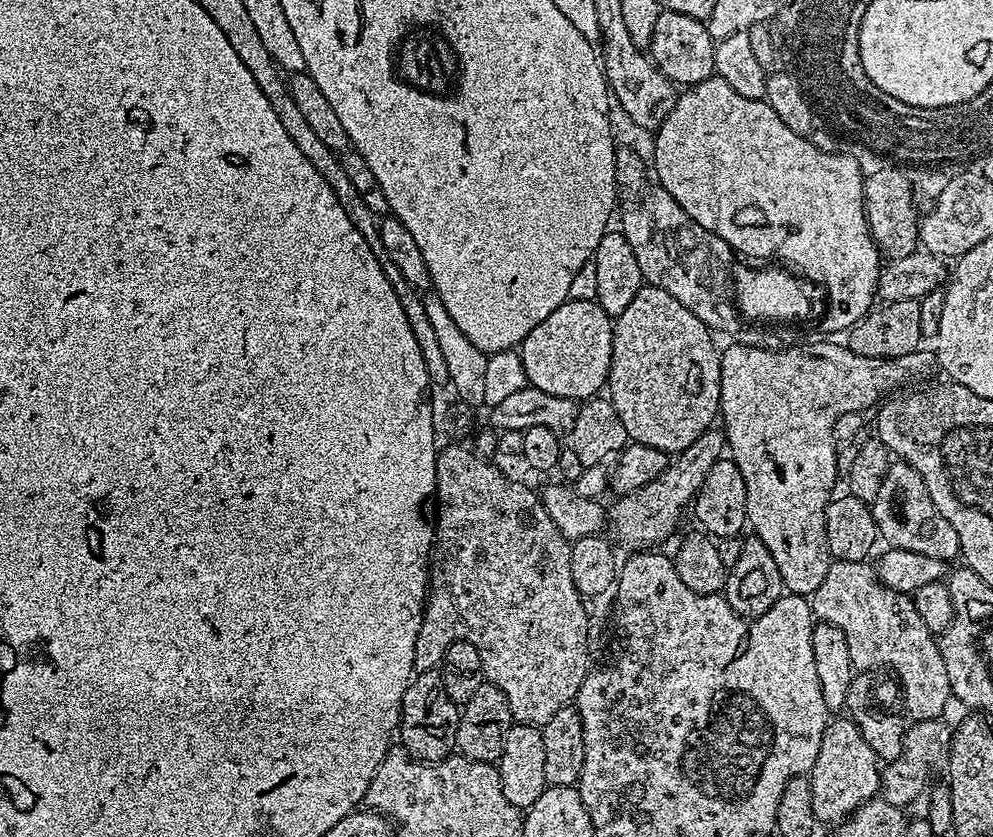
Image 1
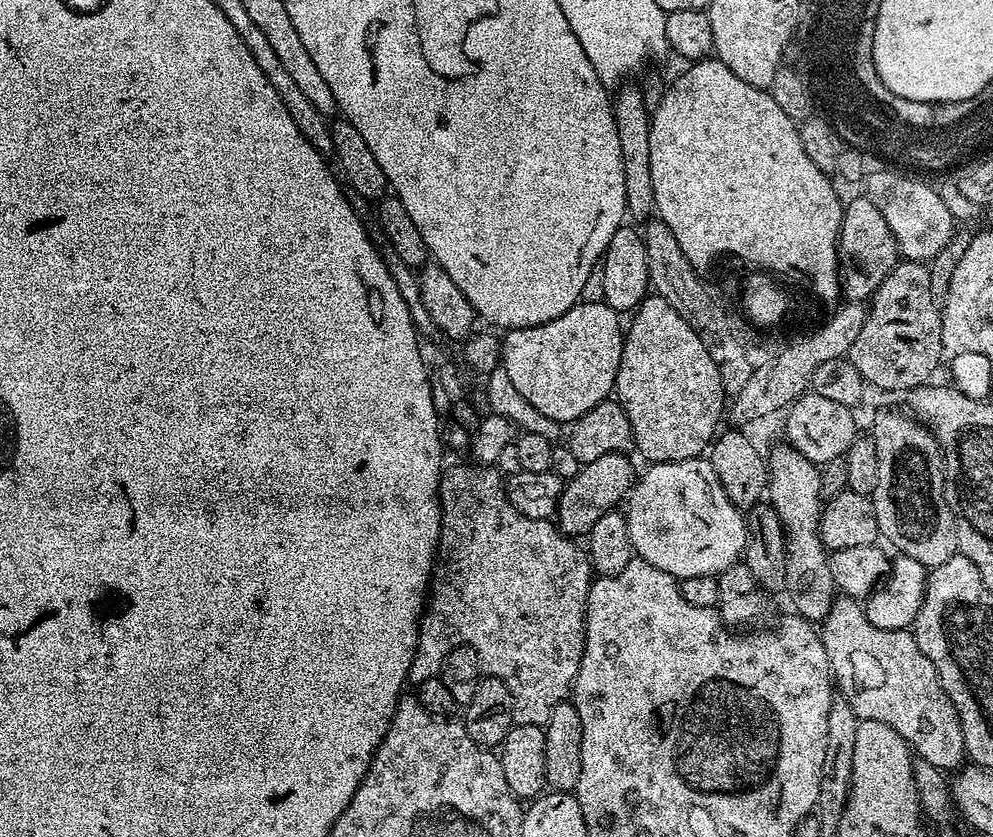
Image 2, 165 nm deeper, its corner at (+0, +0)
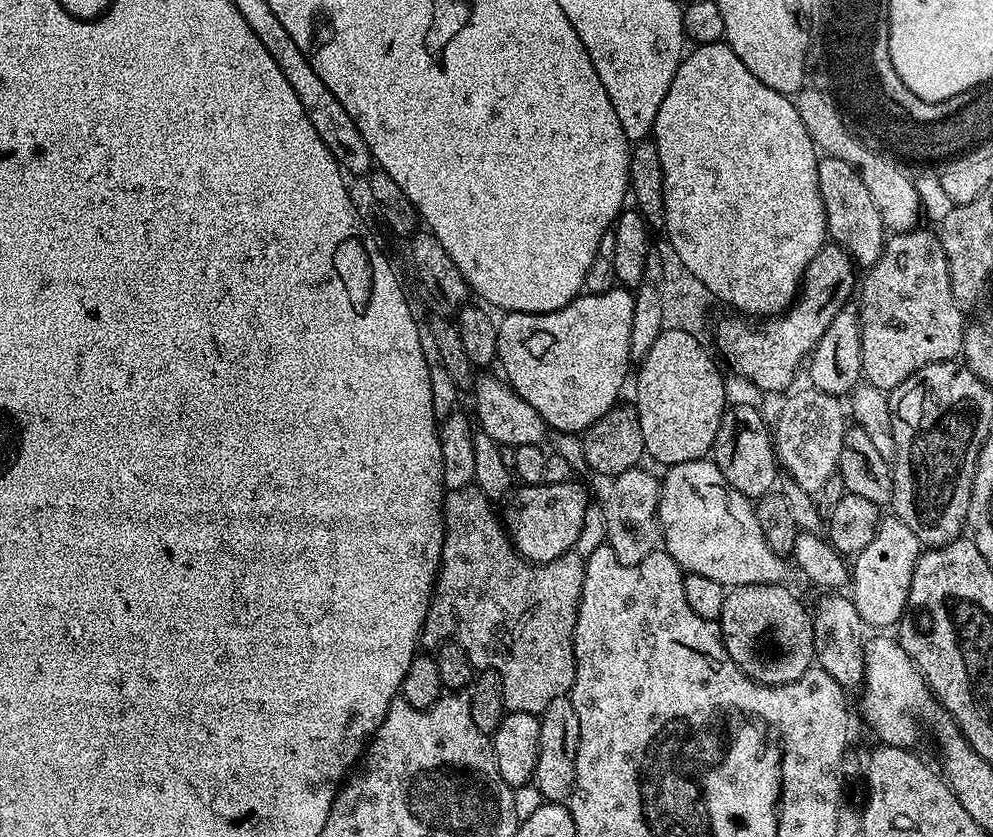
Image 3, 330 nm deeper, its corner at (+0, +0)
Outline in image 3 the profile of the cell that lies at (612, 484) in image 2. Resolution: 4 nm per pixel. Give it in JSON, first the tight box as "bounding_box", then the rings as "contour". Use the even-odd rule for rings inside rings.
{"bounding_box":[506,479,590,564],"contour":[[[575,479],[561,484],[529,484],[521,487],[511,497],[506,528],[512,537],[516,551],[531,564],[549,564],[562,554],[573,551],[578,536],[583,530],[584,520],[590,511],[589,489]]]}

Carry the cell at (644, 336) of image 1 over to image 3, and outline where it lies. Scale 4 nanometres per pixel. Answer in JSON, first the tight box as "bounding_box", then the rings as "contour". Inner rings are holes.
{"bounding_box":[634,329,726,466],"contour":[[[670,329],[668,331],[663,331],[658,340],[654,342],[654,346],[650,347],[649,352],[638,364],[640,373],[636,376],[636,401],[634,401],[634,407],[638,414],[638,418],[642,422],[642,442],[644,443],[647,459],[649,461],[651,459],[657,460],[658,463],[664,464],[663,466],[705,459],[705,457],[711,453],[714,442],[716,441],[716,435],[718,434],[718,426],[724,417],[726,401],[724,401],[724,376],[720,373],[721,365],[719,363],[716,365],[715,362],[712,361],[713,353],[711,351],[708,353],[707,350],[704,349],[704,344],[700,339],[701,337],[699,335],[692,335],[685,332],[685,330]]]}

